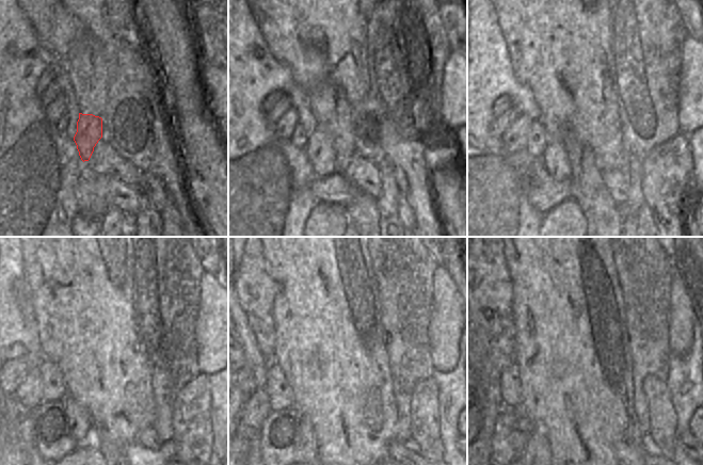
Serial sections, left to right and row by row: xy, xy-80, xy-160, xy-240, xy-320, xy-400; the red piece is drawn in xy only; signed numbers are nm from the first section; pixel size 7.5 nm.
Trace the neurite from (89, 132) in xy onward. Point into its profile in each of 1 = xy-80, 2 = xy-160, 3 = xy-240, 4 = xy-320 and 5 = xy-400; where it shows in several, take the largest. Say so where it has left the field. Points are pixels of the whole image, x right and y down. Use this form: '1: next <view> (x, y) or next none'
1: next xy-80 (320, 151)
2: next xy-160 (555, 160)
3: next xy-240 (79, 419)
4: next xy-320 (307, 452)
5: next xy-400 (537, 453)

